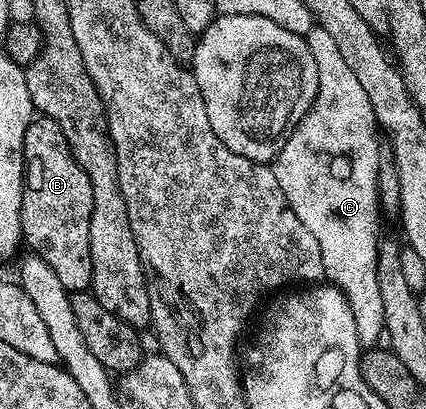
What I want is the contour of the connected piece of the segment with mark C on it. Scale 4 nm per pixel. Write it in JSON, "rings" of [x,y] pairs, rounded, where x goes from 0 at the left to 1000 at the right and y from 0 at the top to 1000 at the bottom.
{"rings":[[[754,68],[728,73],[714,88],[723,117],[732,127],[732,147],[742,147],[746,178],[746,222],[728,269],[700,298],[700,308],[676,333],[667,362],[643,384],[638,413],[653,455],[667,469],[685,518],[742,577],[751,597],[751,626],[761,626],[765,680],[800,709],[817,733],[817,753],[826,753],[826,782],[836,782],[836,822],[840,841],[852,851],[878,851],[901,826],[901,743],[892,733],[892,694],[883,680],[883,641],[887,636],[887,369],[878,357],[878,318],[883,291],[866,276],[869,257],[854,215],[845,215],[845,196],[826,178],[826,166],[808,156],[808,137],[798,137],[798,117],[789,117],[789,98],[770,88]]]}

